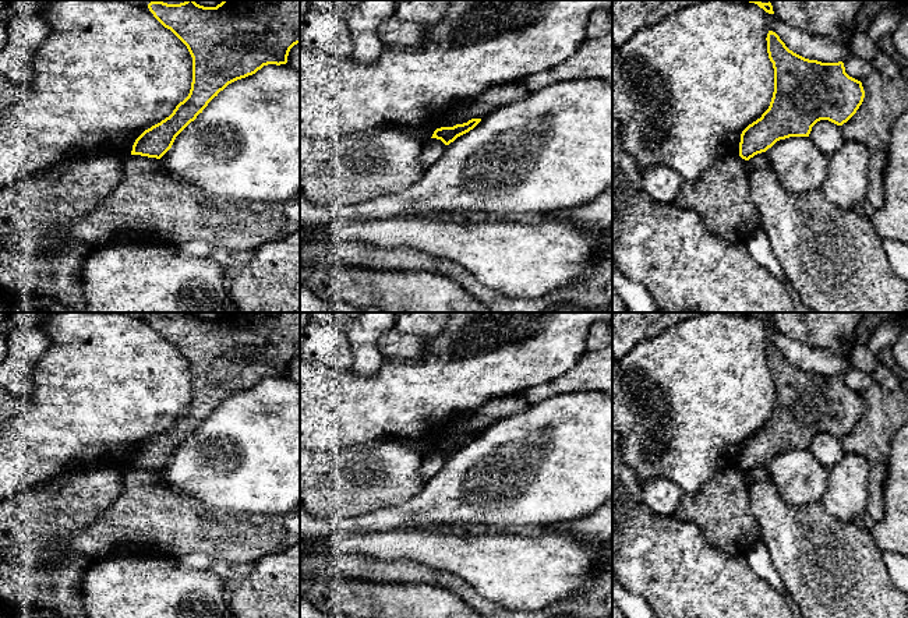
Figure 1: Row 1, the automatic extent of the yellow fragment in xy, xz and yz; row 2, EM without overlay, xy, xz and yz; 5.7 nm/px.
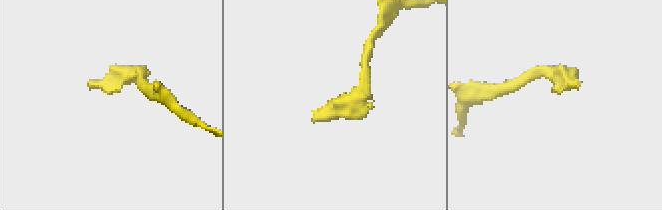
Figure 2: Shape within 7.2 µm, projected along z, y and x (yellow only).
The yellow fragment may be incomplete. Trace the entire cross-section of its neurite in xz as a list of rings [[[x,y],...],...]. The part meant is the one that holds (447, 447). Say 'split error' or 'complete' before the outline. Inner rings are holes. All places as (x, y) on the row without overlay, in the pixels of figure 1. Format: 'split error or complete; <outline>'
complete; [[[471,431],[467,435],[456,437],[453,439],[437,441],[431,451],[441,452],[445,458],[449,458],[457,449],[460,449],[460,448],[469,445],[470,442],[473,442],[480,434],[481,434],[481,431]]]

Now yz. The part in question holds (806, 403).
complete; [[[769,343],[767,365],[774,381],[769,421],[741,446],[739,469],[749,473],[777,453],[809,449],[820,432],[847,435],[863,414],[862,395],[845,385],[842,374],[822,375],[789,363]]]

